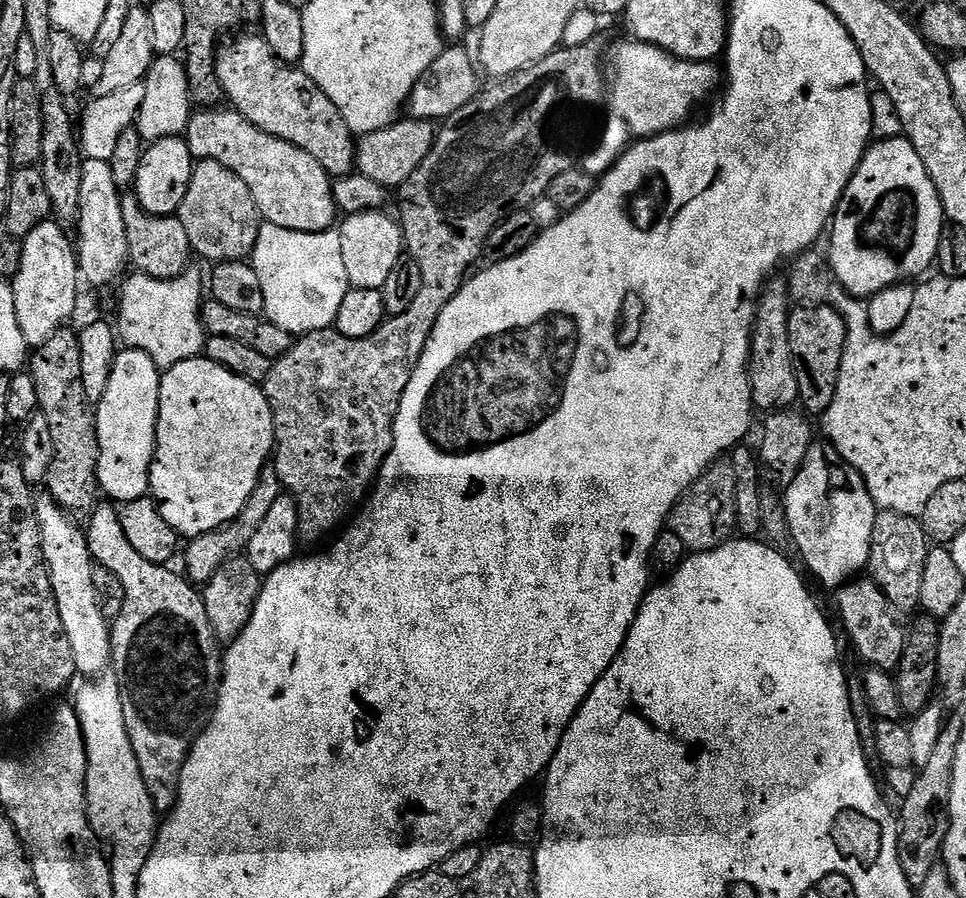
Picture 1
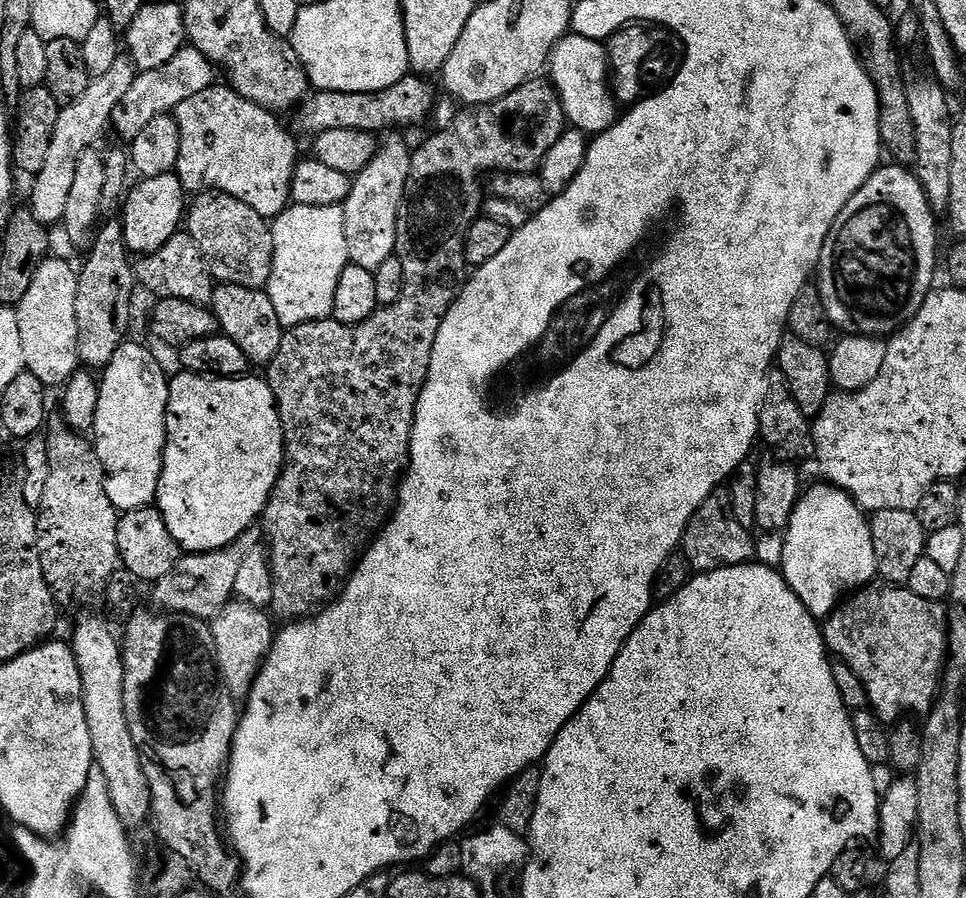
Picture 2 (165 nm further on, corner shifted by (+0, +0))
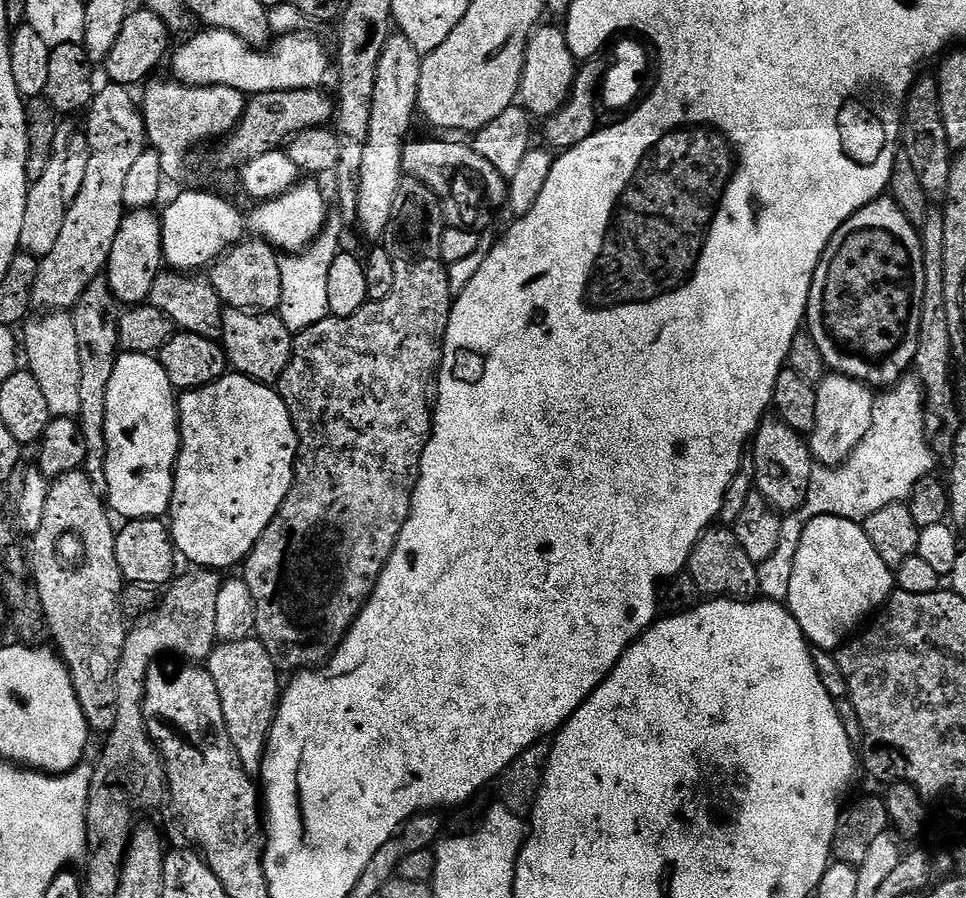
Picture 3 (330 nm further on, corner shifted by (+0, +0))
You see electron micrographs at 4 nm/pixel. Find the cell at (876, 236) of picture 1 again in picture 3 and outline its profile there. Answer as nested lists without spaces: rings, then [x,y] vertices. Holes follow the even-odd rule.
[[[891,198],[862,206],[830,238],[812,275],[806,332],[817,344],[827,367],[835,375],[849,376],[873,390],[887,390],[904,379],[916,363],[923,285],[922,246],[917,225],[911,224]]]

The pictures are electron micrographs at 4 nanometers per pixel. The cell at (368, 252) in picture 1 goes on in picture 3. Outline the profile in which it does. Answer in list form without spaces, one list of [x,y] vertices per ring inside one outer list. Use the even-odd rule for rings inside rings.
[[[401,34],[388,37],[382,50],[382,58],[378,58],[378,78],[374,78],[374,106],[370,110],[370,132],[366,138],[366,151],[362,157],[362,174],[360,175],[360,194],[358,196],[358,225],[370,239],[379,241],[388,231],[390,210],[394,210],[394,198],[398,194],[398,186],[404,176],[402,170],[402,150],[409,139],[408,131],[412,128],[412,115],[418,112],[418,78],[420,77],[420,61],[422,55],[414,48],[408,38]]]

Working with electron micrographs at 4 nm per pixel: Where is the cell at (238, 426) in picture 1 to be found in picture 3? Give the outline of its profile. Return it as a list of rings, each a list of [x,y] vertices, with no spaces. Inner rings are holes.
[[[229,374],[218,382],[214,382],[205,388],[193,388],[185,391],[178,400],[178,415],[180,417],[180,454],[176,458],[176,477],[172,487],[172,507],[170,509],[170,531],[172,533],[173,545],[181,557],[189,560],[189,565],[199,566],[204,570],[225,570],[243,565],[247,560],[252,547],[262,538],[266,526],[278,514],[286,494],[292,489],[292,479],[296,477],[296,450],[298,441],[294,422],[290,418],[290,410],[286,402],[280,396],[275,387],[261,384],[258,380],[252,380],[248,376]]]

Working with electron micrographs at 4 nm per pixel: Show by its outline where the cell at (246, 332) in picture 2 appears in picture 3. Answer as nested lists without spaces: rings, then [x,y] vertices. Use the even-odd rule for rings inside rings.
[[[225,307],[220,340],[228,354],[229,365],[241,376],[248,376],[261,384],[275,385],[288,368],[293,339],[294,333],[280,321],[279,315]]]

